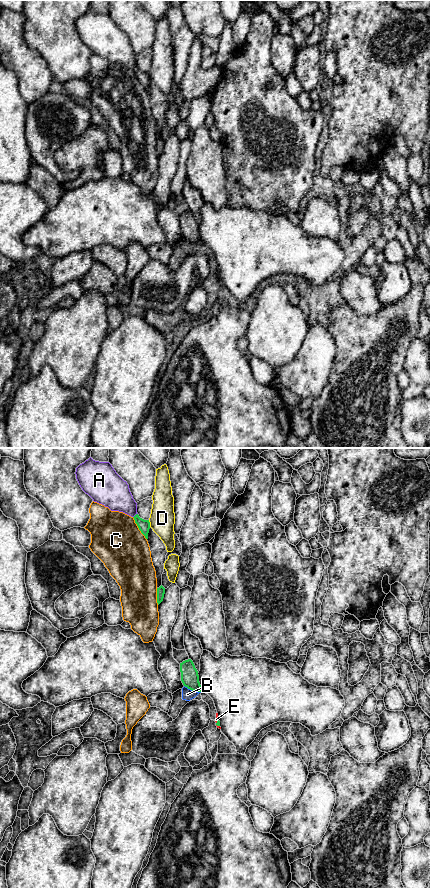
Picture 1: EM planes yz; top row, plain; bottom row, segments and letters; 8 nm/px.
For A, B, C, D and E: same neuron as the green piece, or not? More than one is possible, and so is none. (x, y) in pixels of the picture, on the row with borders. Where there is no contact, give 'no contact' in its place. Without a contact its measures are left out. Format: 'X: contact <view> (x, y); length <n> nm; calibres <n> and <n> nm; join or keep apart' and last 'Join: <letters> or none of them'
A: contact yz (135, 515); length 50 nm; calibres 100 and 260 nm; keep apart
B: contact yz (192, 690); length 150 nm; calibres 140 and 90 nm; keep apart
C: contact yz (138, 527); length 220 nm; calibres 100 and 400 nm; keep apart
D: contact yz (149, 523); length 60 nm; calibres 100 and 200 nm; keep apart
E: contact yz (216, 723); length 60 nm; calibres 30 and 20 nm; keep apart
Join: none of them

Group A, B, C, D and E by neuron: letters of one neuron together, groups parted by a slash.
A / B E / C / D

